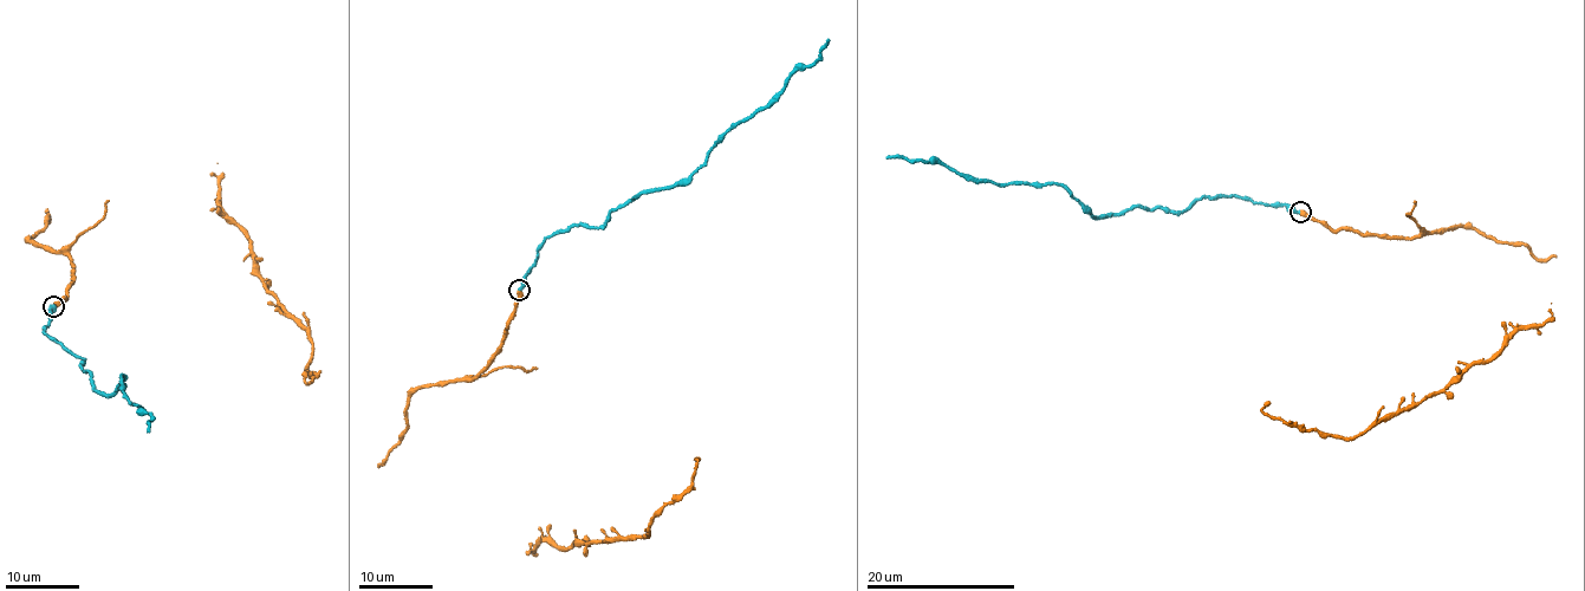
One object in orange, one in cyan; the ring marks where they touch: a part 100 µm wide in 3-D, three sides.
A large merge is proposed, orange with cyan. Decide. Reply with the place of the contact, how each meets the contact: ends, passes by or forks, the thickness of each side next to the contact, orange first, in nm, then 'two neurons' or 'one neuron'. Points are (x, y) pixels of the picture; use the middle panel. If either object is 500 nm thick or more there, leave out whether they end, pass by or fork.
place (519, 290); orange ends; cyan ends; calibres 480 and 360 nm; one neuron

